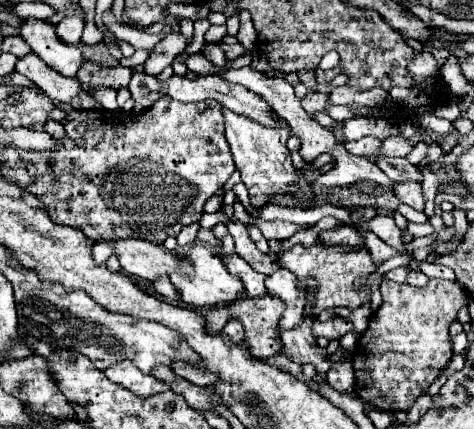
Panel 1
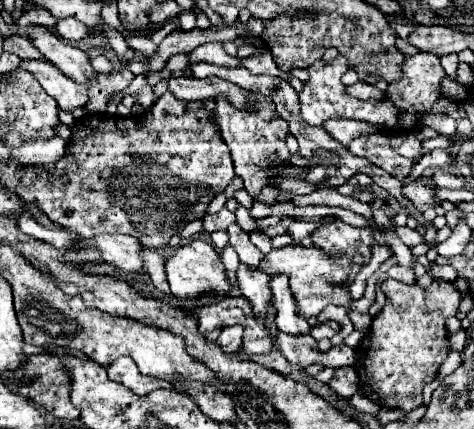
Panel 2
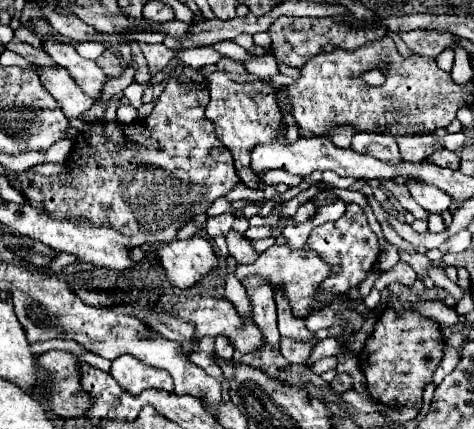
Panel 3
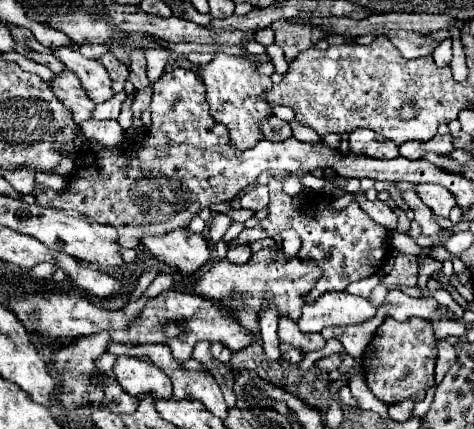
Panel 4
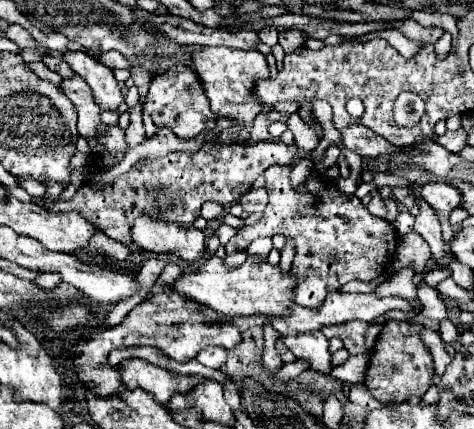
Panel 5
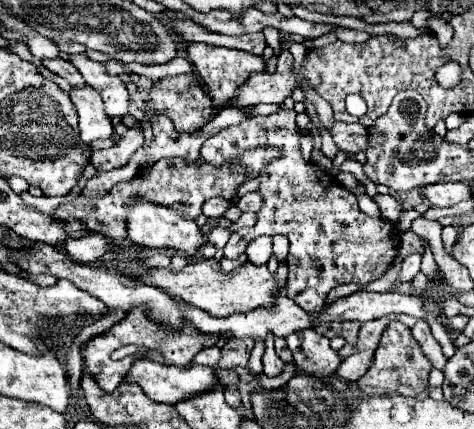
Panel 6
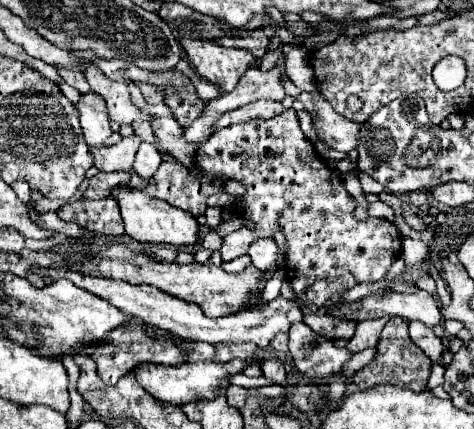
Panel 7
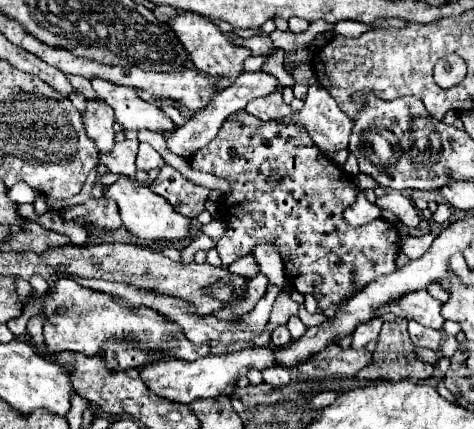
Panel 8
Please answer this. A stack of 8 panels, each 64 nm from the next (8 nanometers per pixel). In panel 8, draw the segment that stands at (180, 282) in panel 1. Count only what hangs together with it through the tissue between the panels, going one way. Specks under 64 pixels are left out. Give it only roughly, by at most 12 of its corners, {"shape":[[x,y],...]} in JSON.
{"shape":[[120,176],[116,200],[124,228],[142,240],[178,242],[190,232],[162,196]]}

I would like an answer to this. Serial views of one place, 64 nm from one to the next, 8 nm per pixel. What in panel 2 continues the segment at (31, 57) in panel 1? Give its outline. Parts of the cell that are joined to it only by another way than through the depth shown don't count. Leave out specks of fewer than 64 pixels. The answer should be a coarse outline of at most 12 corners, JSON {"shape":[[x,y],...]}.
{"shape":[[22,60],[40,86],[72,112],[86,106],[84,84],[76,84],[46,60]]}

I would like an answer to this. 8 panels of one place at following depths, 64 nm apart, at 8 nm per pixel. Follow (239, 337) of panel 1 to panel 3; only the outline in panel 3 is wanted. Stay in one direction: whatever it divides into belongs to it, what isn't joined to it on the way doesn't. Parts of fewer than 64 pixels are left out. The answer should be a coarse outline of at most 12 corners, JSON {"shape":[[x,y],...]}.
{"shape":[[228,336],[216,338],[216,354],[222,360],[232,360],[234,350]]}

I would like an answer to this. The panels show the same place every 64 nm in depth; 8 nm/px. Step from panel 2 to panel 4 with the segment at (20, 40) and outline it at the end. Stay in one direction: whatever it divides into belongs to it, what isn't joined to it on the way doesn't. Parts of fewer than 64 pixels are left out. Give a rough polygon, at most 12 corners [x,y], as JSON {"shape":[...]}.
{"shape":[[14,44],[18,54],[48,66],[54,74],[64,72],[64,64],[52,52],[34,52]]}

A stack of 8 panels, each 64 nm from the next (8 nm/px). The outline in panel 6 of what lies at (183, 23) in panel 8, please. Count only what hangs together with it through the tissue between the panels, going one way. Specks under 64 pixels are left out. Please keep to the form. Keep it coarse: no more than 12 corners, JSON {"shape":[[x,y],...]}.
{"shape":[[190,44],[188,56],[214,108],[228,106],[262,56]]}

